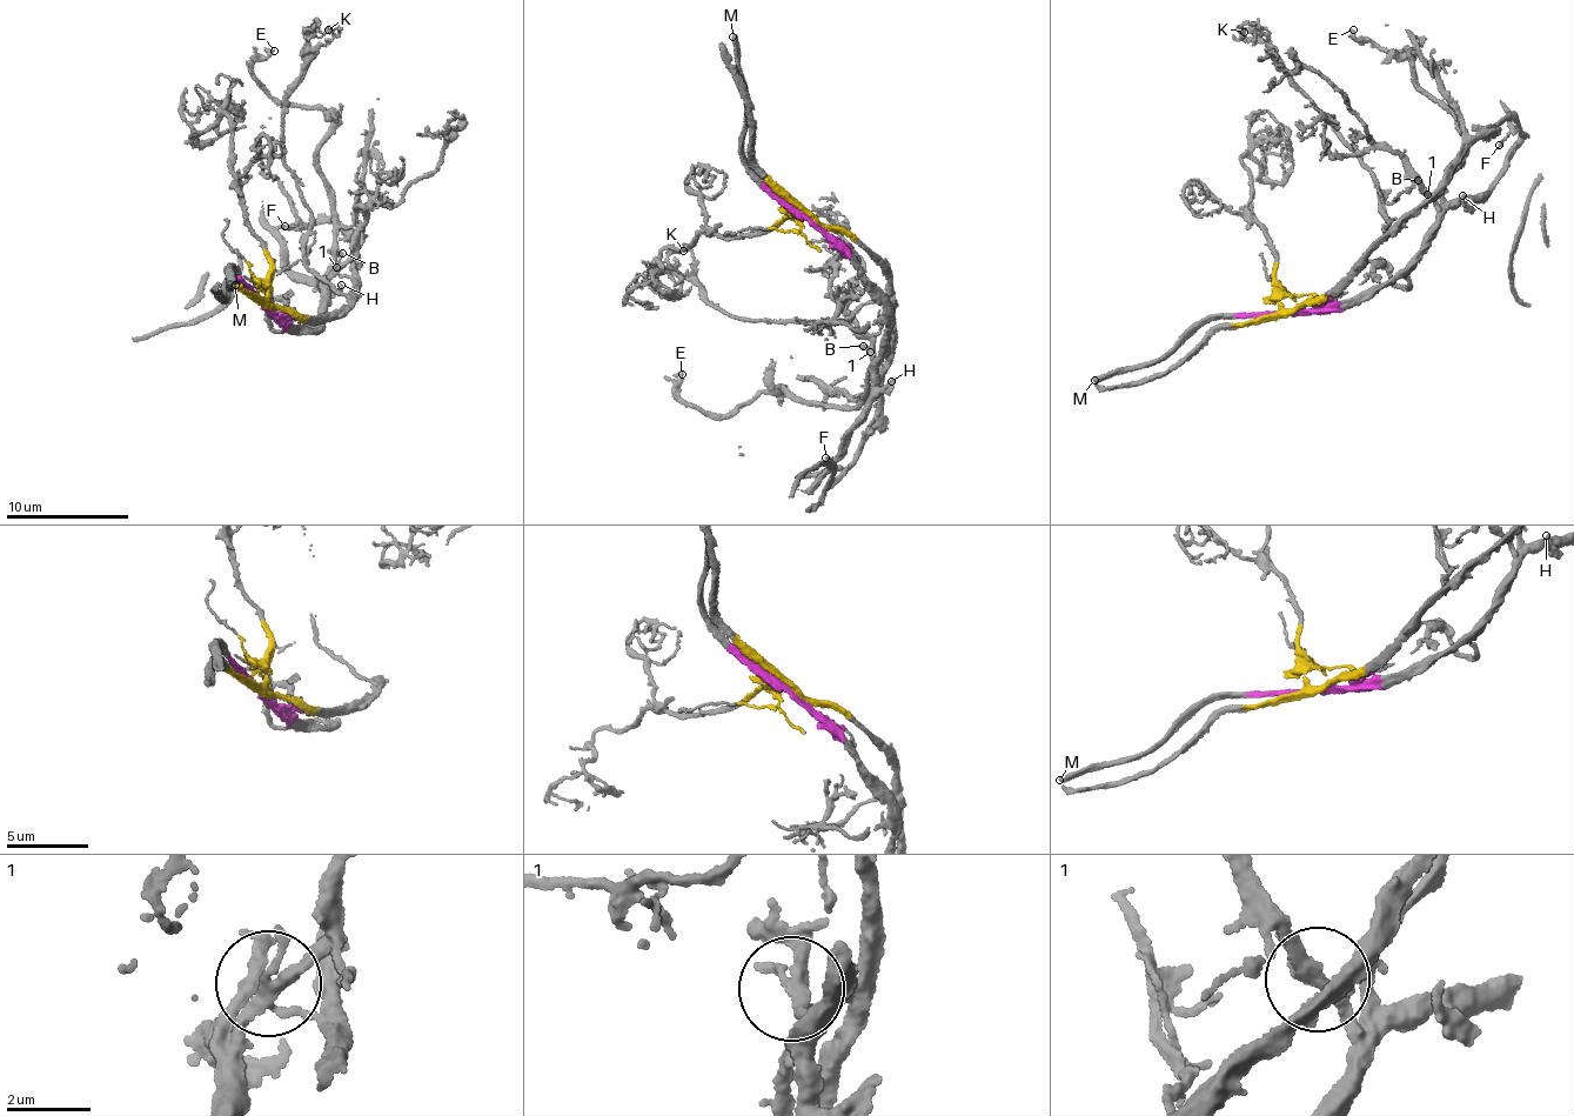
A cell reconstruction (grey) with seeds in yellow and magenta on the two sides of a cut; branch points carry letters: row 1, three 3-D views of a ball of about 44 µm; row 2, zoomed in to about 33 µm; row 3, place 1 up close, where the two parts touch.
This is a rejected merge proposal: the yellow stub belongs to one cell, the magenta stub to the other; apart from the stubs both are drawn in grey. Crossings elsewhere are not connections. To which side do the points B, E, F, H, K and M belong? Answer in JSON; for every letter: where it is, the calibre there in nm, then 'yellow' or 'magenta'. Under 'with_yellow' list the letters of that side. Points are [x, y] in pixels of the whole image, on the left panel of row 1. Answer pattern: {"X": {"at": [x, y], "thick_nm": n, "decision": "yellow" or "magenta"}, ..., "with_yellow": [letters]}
{"B": {"at": [342, 253], "thick_nm": 180, "decision": "yellow"}, "E": {"at": [274, 51], "thick_nm": 260, "decision": "magenta"}, "F": {"at": [285, 226], "thick_nm": 190, "decision": "yellow"}, "H": {"at": [341, 285], "thick_nm": 240, "decision": "magenta"}, "K": {"at": [328, 29], "thick_nm": 240, "decision": "yellow"}, "M": {"at": [235, 285], "thick_nm": 320, "decision": "magenta"}, "with_yellow": ["B", "F", "K"]}

